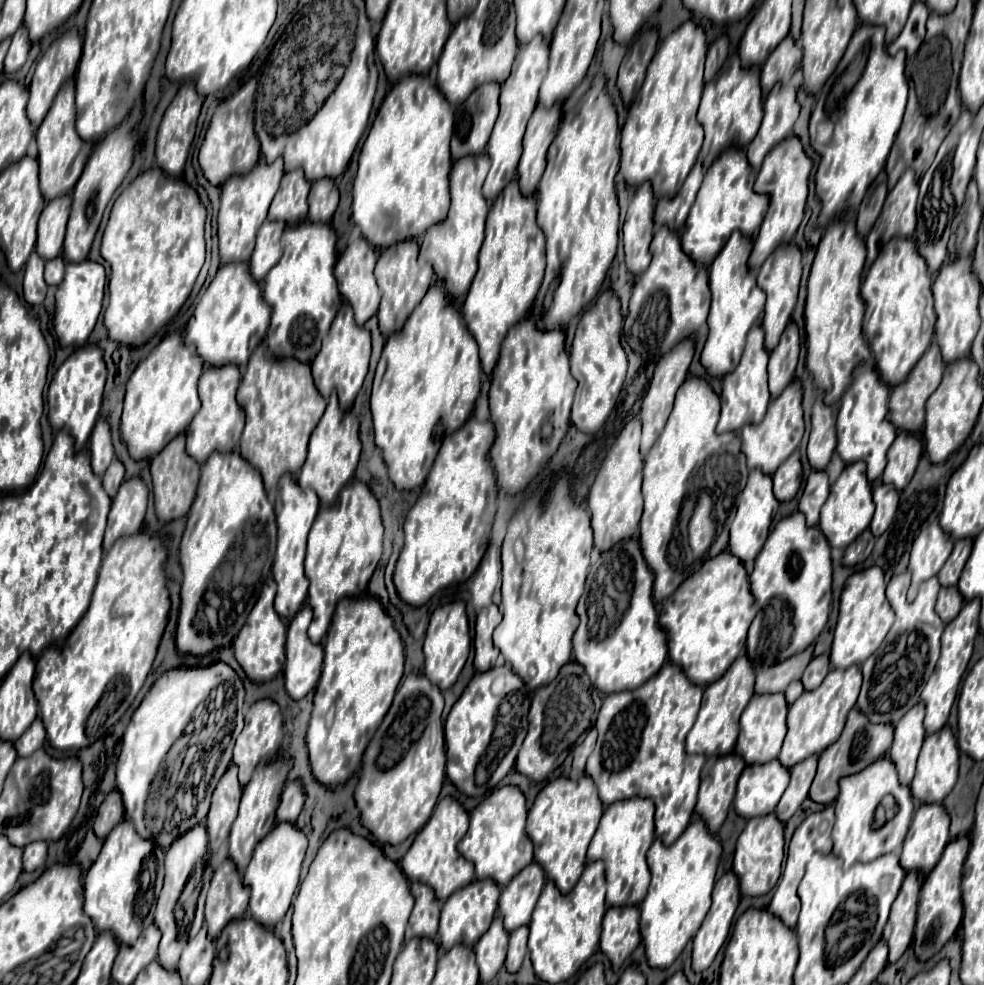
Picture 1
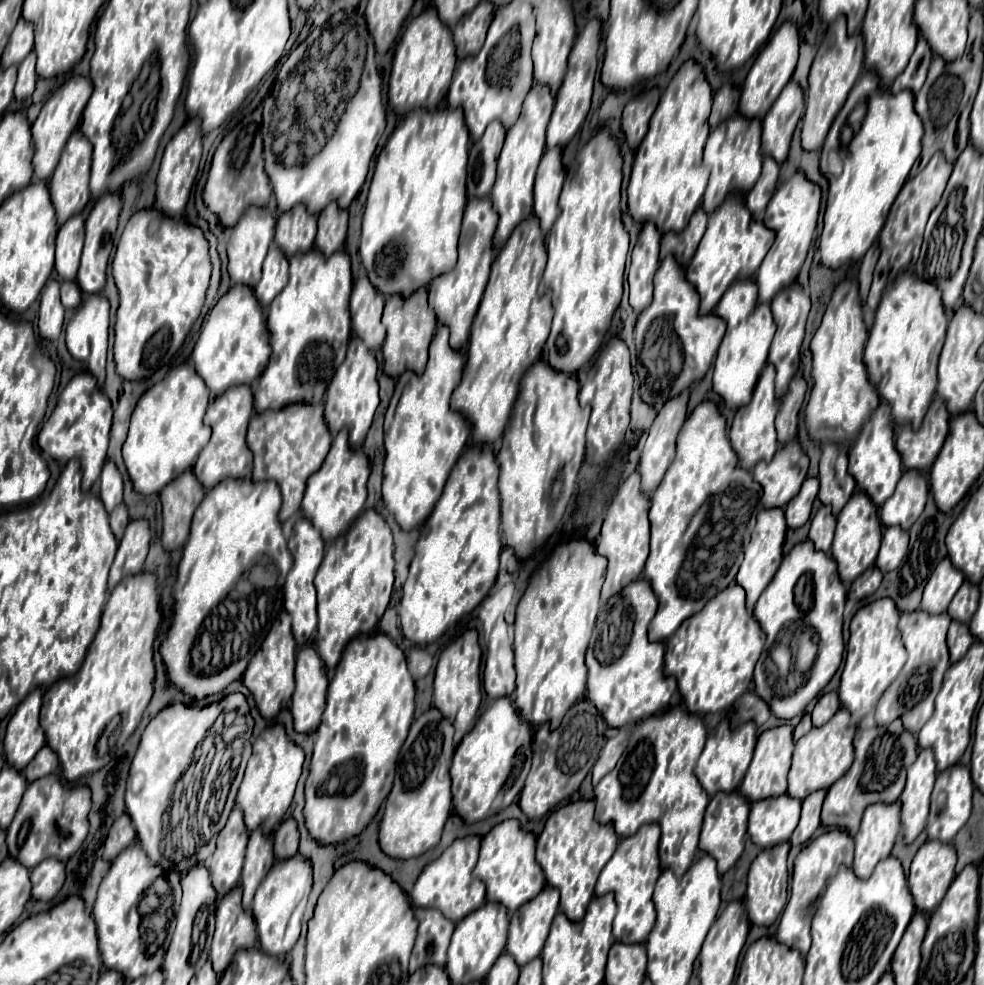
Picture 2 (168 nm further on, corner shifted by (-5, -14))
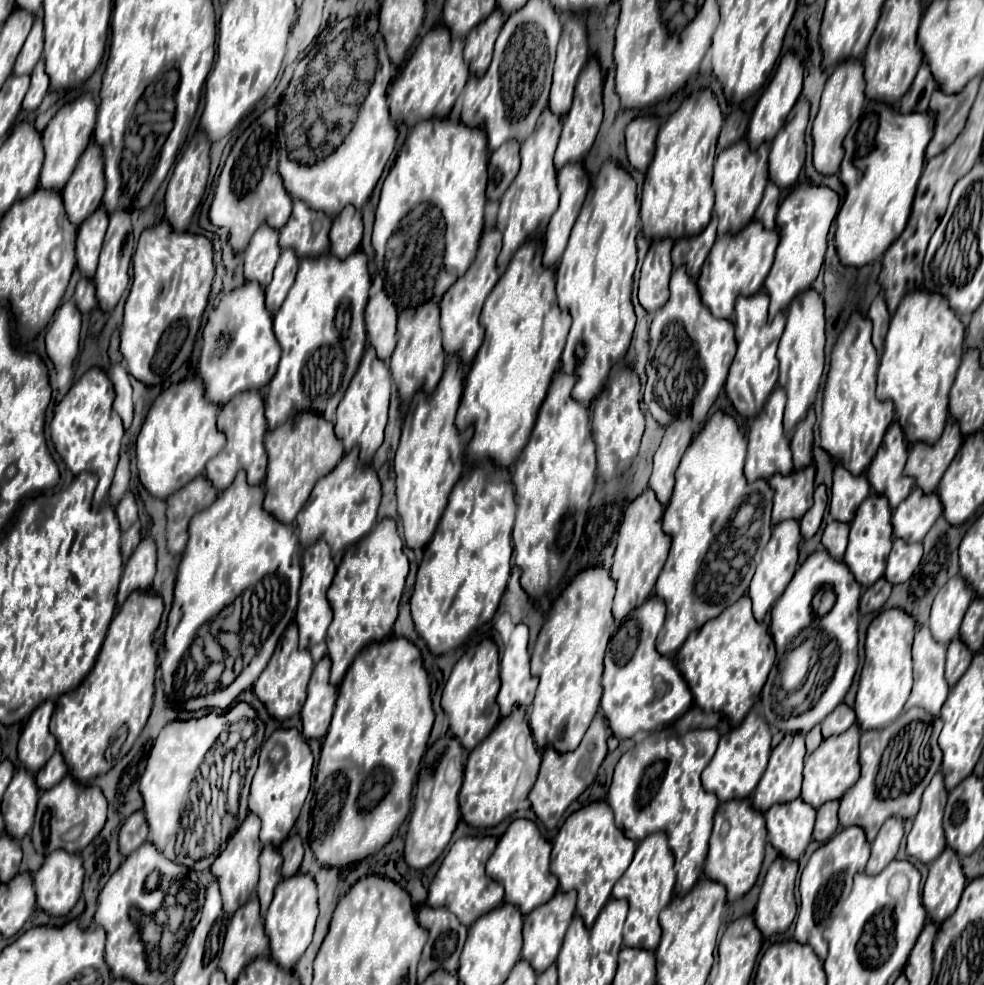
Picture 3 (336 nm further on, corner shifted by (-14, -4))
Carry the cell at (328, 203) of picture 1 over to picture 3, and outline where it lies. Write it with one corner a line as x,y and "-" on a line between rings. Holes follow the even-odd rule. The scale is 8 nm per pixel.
346,206
332,222
330,228
330,252
338,258
346,258
358,250
362,240
362,214

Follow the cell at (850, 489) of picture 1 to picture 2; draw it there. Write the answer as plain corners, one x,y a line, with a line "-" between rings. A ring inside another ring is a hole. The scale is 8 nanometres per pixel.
863,492
853,494
853,498
847,502
847,506
837,516
837,532
835,532
835,540
831,548
831,556
837,562
841,582
851,584
855,578
859,578
859,574
863,574
863,570
875,564
879,546
881,546
881,536
883,536
883,526
879,522
877,508
867,498
867,494

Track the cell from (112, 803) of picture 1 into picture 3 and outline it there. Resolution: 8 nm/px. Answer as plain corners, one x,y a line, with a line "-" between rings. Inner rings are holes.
138,810
130,814
120,828
120,836
118,836
120,854
128,856
130,852
134,852
146,840
146,836
148,836
148,824
144,818
144,812

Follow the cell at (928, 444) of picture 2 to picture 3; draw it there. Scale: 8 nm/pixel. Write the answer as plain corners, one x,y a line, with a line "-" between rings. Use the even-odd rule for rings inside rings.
948,418
940,440
936,440
934,444
924,444
924,442
912,444
906,468
908,474
916,480
916,486
920,486
926,494
936,492
938,482
946,472
948,464
952,462
952,458
956,456
960,444
962,444
962,434
954,418

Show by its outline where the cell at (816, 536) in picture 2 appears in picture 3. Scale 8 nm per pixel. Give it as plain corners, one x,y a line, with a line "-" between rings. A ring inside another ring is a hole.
832,520
826,524
822,532
822,544
832,556
836,556
836,560
842,560
844,556
844,550
848,544
848,530
850,530
850,524

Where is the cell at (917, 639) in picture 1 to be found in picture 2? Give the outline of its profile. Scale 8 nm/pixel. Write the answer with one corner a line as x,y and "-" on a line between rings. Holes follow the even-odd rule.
923,610
901,614
899,630
901,630
903,644
909,658
901,676
893,682
893,686
879,700
879,706
875,710
875,720
879,726
889,726
893,720
901,720
907,730
919,732
923,724
931,718
935,696
939,694
941,684
943,684
943,674
949,668
949,652
945,644
949,624
951,624
951,618
947,614
931,616

